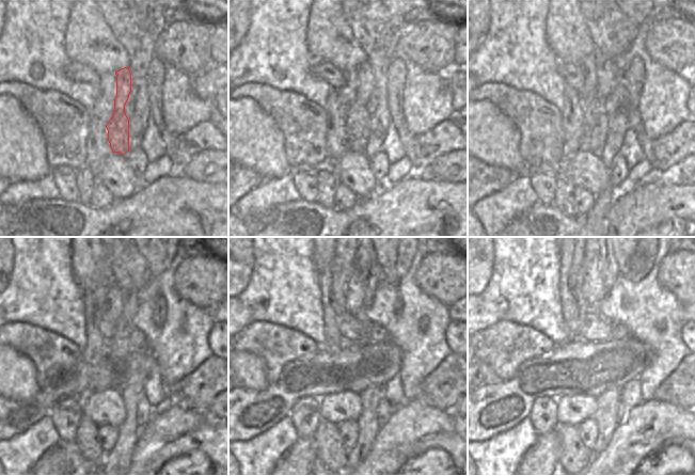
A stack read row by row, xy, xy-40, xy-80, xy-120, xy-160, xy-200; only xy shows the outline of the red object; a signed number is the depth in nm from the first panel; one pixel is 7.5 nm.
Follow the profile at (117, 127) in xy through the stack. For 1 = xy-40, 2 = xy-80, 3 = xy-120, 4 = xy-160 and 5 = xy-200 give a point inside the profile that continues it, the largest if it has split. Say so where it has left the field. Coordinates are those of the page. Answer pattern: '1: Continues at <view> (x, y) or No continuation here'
1: Continues at xy-40 (358, 124)
2: Continues at xy-80 (596, 117)
3: Continues at xy-120 (119, 353)
4: Continues at xy-160 (370, 273)
5: Continues at xy-200 (607, 265).

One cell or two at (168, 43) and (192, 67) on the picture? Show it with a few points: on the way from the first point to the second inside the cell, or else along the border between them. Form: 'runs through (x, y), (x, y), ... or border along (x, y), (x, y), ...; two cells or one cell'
runs through (174, 49), (186, 61); one cell

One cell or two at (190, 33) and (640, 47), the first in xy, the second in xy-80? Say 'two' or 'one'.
two

